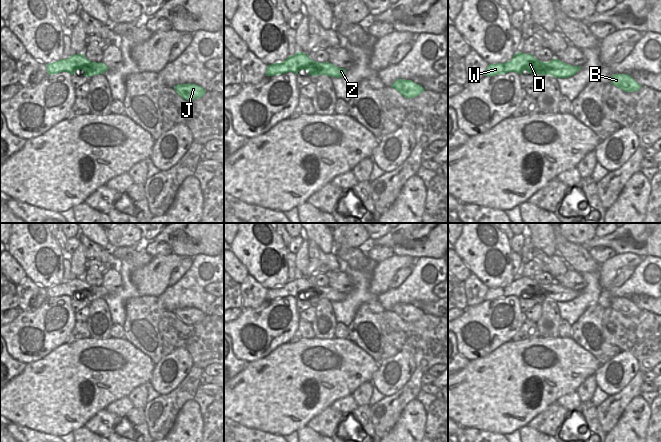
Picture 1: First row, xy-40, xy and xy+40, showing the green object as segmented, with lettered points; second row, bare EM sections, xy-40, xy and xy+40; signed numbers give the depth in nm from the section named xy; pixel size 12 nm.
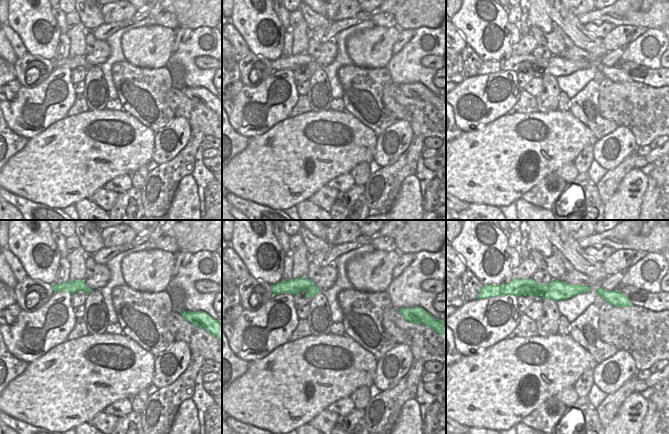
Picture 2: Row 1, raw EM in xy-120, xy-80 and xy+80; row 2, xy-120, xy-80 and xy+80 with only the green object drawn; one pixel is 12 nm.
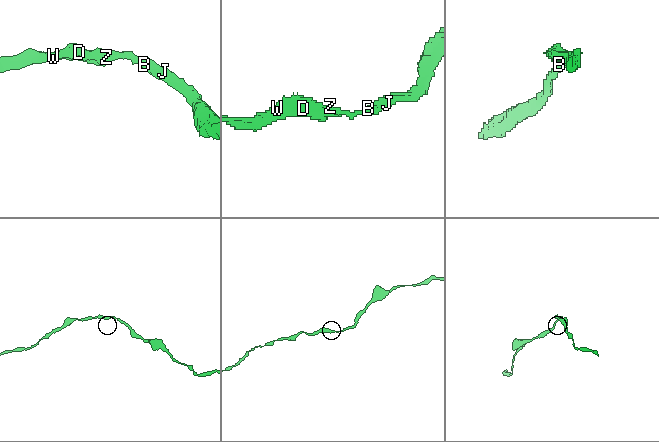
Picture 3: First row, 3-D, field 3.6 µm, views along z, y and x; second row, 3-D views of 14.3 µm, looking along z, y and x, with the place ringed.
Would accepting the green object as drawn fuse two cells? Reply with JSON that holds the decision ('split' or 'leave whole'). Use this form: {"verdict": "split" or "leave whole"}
{"verdict": "leave whole"}

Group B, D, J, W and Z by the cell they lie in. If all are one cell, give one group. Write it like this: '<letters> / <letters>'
B D J W Z

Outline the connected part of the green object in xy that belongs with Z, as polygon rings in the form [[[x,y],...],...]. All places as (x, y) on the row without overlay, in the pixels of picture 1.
[[[297,276],[293,280],[289,280],[284,286],[267,290],[266,300],[280,299],[287,296],[293,296],[296,299],[300,294],[307,294],[309,299],[312,300],[327,299],[335,302],[340,302],[346,297],[344,292],[339,292],[329,286],[315,286],[309,282],[308,278]]]

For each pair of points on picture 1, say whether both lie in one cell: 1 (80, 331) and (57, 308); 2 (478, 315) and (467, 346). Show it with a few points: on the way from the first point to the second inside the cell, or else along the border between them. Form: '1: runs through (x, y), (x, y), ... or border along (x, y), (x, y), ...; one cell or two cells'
1: border along (76, 321), (65, 342); two cells
2: runs through (469, 321), (461, 329), (461, 337); one cell

